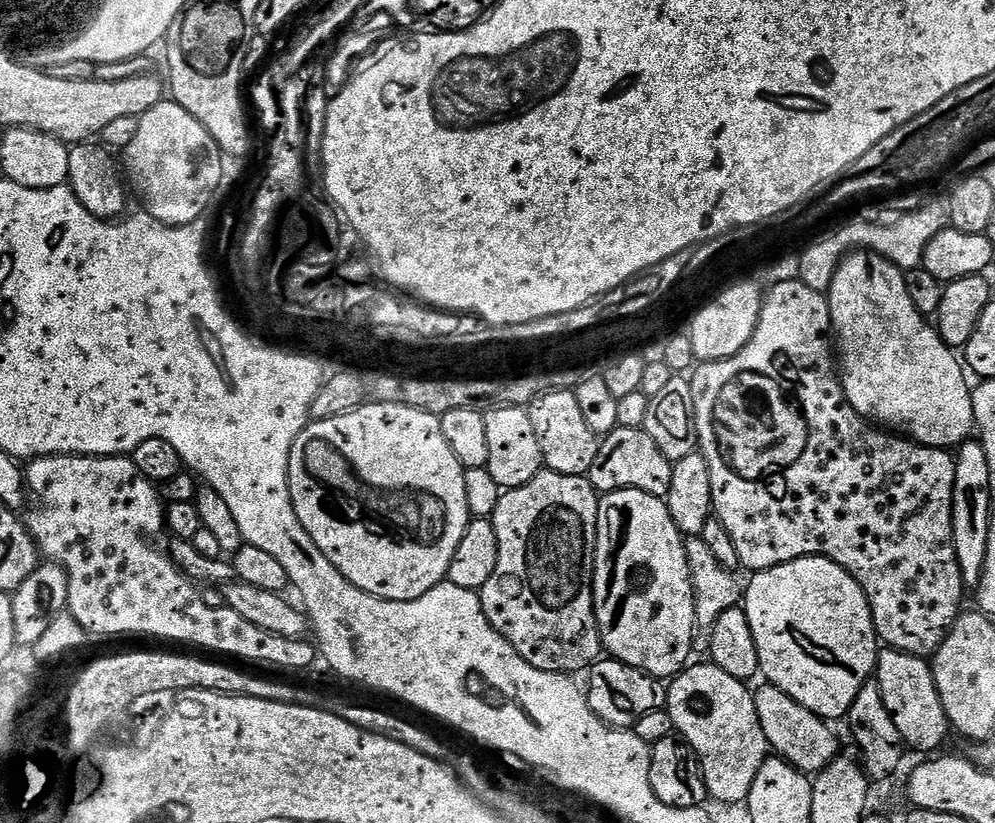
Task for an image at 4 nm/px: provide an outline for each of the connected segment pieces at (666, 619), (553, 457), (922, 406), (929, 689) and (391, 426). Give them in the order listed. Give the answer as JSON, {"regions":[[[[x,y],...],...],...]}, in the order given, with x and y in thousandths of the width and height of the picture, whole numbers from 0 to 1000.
{"regions":[[[[626,593],[620,598],[613,598],[602,604],[603,626],[609,633],[615,635],[619,648],[612,654],[611,661],[604,660],[599,673],[599,693],[595,701],[595,739],[599,742],[599,755],[603,767],[603,780],[606,791],[616,802],[623,802],[629,809],[640,812],[650,819],[658,821],[660,826],[667,829],[672,824],[682,821],[692,806],[691,796],[695,792],[695,772],[701,772],[699,762],[699,728],[695,721],[695,704],[693,702],[693,688],[689,683],[689,668],[687,667],[688,652],[677,639],[677,629],[673,629],[673,620],[670,611],[664,604],[654,603],[645,595]]],[[[578,475],[549,476],[530,492],[530,497],[541,532],[541,547],[545,547],[547,569],[570,578],[590,578],[593,566],[597,566],[603,535],[587,512]]],[[[873,304],[857,305],[841,324],[830,358],[832,361],[832,375],[836,383],[836,403],[842,414],[842,452],[846,458],[848,481],[854,488],[854,493],[858,493],[861,503],[873,513],[883,513],[885,516],[893,515],[893,518],[888,518],[920,535],[923,539],[929,539],[933,544],[957,547],[968,539],[979,525],[981,509],[977,497],[977,471],[975,465],[973,467],[974,458],[971,456],[970,443],[963,436],[962,429],[947,416],[945,405],[941,402],[940,397],[934,392],[931,385],[916,367],[915,358],[912,357],[909,334],[910,332],[906,329],[903,322],[896,321],[888,311],[880,310],[880,307]]],[[[899,790],[885,791],[880,798],[878,829],[884,836],[889,863],[894,868],[906,900],[913,909],[915,906],[935,914],[931,916],[940,915],[939,911],[948,902],[949,893],[954,892],[955,881],[940,834],[934,803]]],[[[368,488],[354,501],[340,503],[336,508],[314,510],[309,520],[299,527],[295,542],[291,547],[291,566],[289,567],[289,594],[295,615],[295,625],[299,625],[299,634],[312,649],[318,666],[332,678],[332,683],[356,712],[360,712],[368,722],[376,722],[385,729],[396,731],[412,731],[416,727],[424,727],[428,717],[436,717],[436,712],[447,708],[452,683],[456,683],[456,668],[460,668],[460,659],[464,659],[464,649],[470,643],[470,616],[468,615],[468,581],[466,570],[456,557],[456,547],[448,538],[448,527],[444,527],[442,507],[428,498],[420,498],[416,493],[403,491],[384,491]]]]}

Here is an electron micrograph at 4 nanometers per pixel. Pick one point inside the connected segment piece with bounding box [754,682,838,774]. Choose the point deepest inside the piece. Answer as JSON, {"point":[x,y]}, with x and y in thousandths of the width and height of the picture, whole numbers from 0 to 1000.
{"point":[798,892]}

